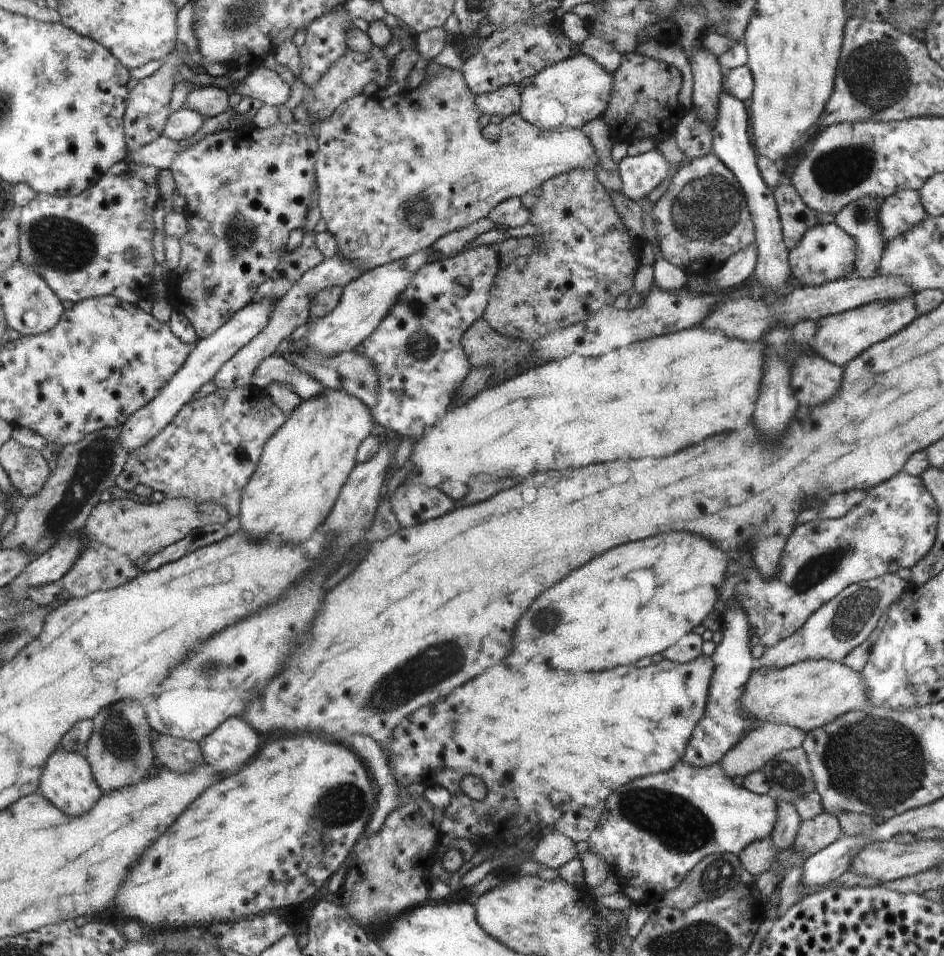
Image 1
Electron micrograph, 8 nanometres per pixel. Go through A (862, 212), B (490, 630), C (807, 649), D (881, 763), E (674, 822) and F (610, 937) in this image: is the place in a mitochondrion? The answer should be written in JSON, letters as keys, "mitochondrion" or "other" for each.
{"A":"mitochondrion","B":"other","C":"other","D":"mitochondrion","E":"mitochondrion","F":"other"}

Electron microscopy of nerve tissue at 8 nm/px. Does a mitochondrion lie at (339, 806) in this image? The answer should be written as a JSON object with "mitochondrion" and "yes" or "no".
{"mitochondrion":"yes"}

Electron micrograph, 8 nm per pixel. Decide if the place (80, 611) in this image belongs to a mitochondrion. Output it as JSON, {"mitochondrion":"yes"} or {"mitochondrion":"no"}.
{"mitochondrion":"no"}

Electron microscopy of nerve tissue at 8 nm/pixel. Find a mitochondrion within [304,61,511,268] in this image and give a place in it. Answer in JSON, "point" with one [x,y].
{"point":[418,209]}

